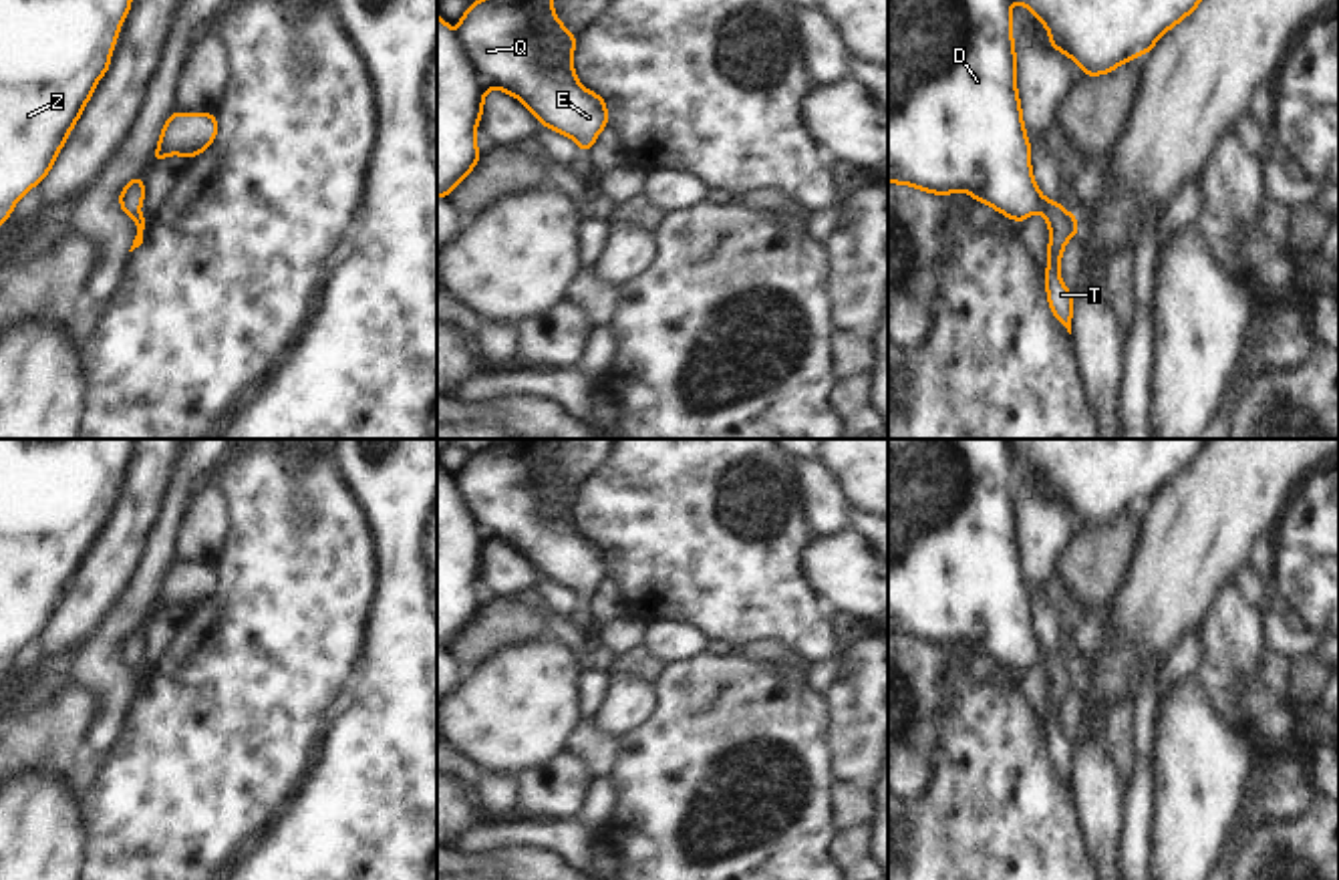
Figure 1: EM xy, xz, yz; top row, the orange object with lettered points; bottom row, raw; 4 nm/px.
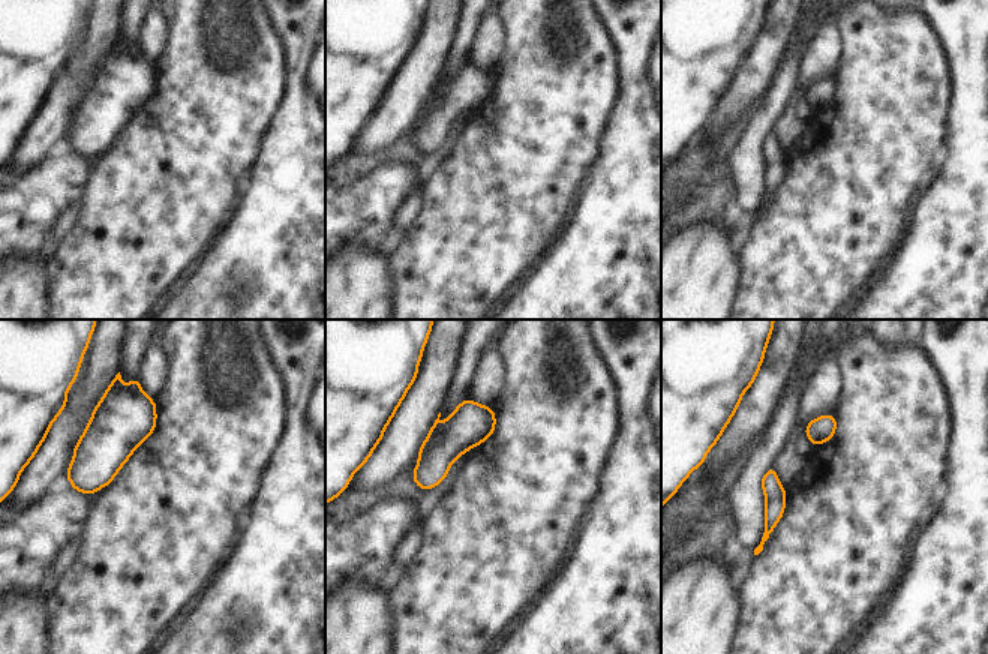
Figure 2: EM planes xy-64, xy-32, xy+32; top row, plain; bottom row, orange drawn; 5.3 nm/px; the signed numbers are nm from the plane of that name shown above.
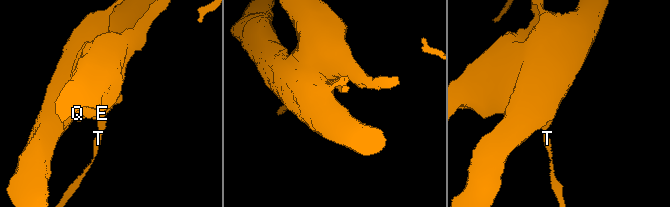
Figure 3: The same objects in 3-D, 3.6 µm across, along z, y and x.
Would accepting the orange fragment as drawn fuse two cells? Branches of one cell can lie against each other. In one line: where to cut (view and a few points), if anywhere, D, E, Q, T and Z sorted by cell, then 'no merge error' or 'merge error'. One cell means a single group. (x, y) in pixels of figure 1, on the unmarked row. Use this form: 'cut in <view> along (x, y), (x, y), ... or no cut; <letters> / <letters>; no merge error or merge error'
no cut; D E Q T Z; no merge error

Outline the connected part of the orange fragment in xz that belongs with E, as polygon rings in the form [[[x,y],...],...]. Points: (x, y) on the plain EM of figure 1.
[[[497,439],[457,473],[453,485],[437,465],[437,648],[449,648],[481,608],[475,582],[489,540],[515,548],[544,578],[590,602],[608,562],[576,532],[576,485],[556,469],[552,439]]]

